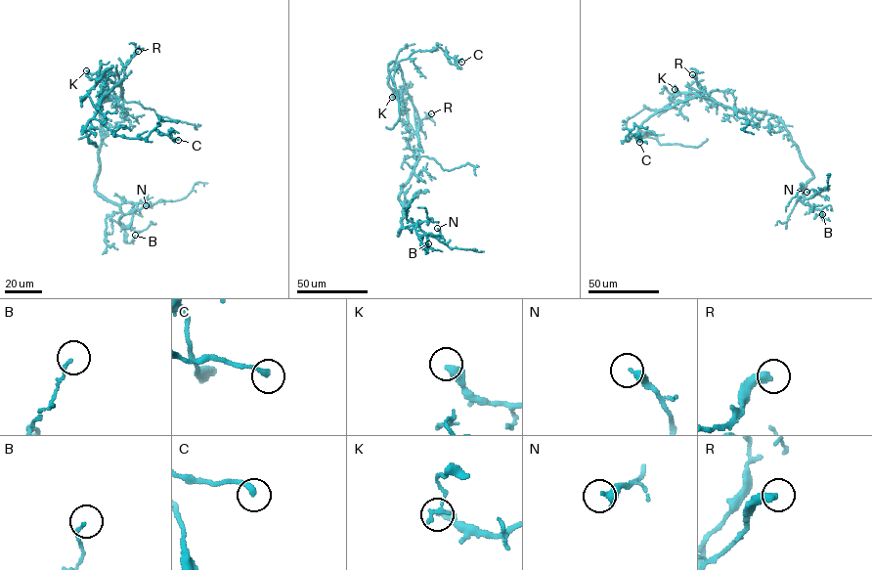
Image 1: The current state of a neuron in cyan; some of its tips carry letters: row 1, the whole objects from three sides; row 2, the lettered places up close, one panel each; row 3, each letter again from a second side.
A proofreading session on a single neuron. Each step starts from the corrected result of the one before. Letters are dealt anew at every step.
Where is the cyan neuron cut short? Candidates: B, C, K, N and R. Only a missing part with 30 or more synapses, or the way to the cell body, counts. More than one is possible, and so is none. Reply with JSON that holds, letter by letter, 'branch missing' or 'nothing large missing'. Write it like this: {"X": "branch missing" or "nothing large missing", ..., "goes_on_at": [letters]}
{"B": "nothing large missing", "C": "nothing large missing", "K": "nothing large missing", "N": "nothing large missing", "R": "nothing large missing", "goes_on_at": []}

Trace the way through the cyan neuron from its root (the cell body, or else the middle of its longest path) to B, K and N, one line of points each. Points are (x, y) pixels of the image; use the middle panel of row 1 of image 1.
B: (413, 170), (399, 197), (403, 218), (398, 235), (401, 228), (416, 224), (415, 231), (420, 245), (428, 243)
K: (413, 170), (417, 157), (418, 138), (408, 122), (405, 103), (401, 97), (392, 97)
N: (413, 170), (399, 197), (403, 218), (398, 235), (401, 228), (416, 224), (437, 238), (437, 228)

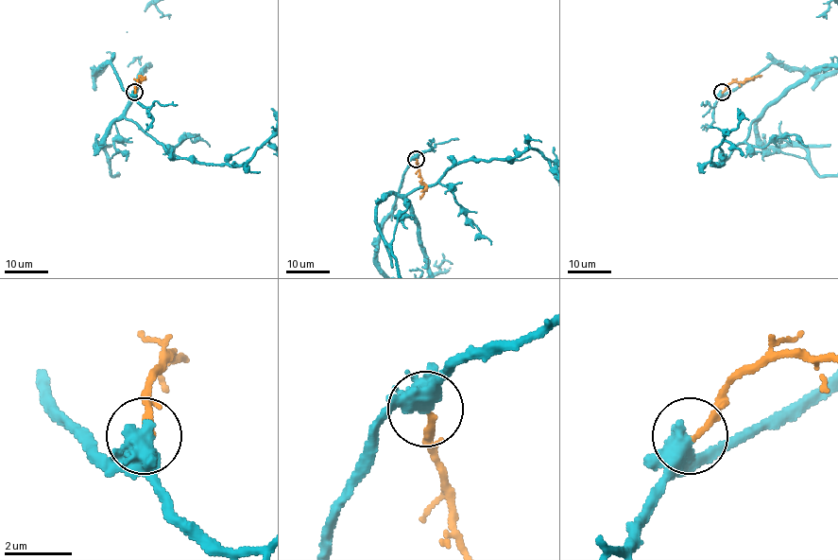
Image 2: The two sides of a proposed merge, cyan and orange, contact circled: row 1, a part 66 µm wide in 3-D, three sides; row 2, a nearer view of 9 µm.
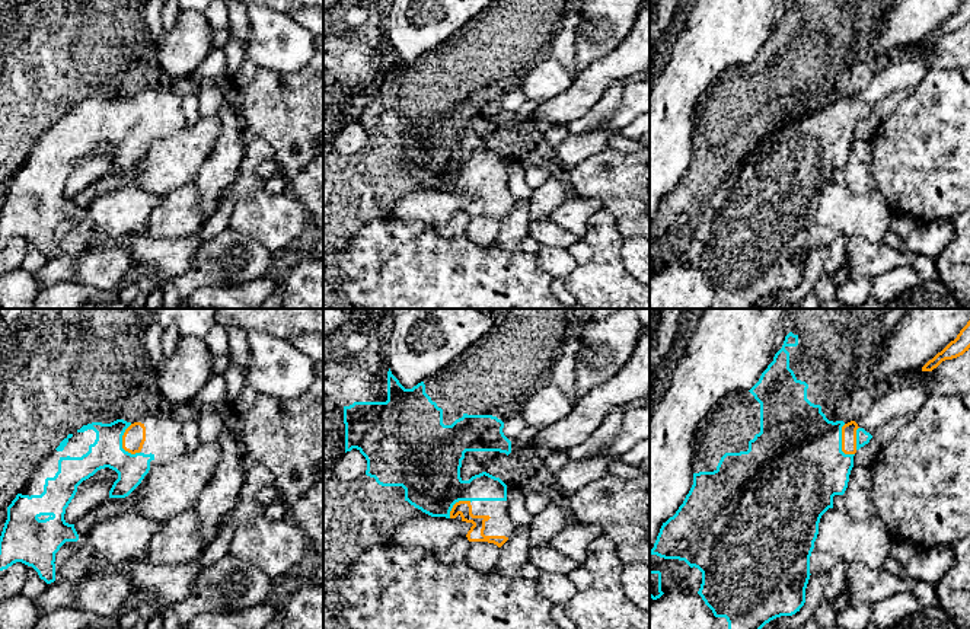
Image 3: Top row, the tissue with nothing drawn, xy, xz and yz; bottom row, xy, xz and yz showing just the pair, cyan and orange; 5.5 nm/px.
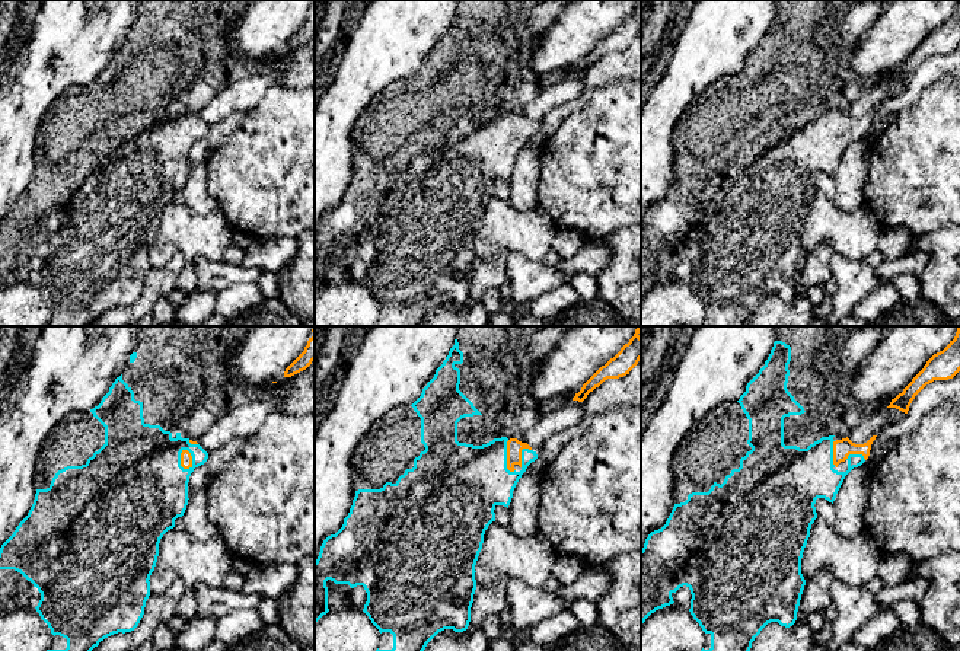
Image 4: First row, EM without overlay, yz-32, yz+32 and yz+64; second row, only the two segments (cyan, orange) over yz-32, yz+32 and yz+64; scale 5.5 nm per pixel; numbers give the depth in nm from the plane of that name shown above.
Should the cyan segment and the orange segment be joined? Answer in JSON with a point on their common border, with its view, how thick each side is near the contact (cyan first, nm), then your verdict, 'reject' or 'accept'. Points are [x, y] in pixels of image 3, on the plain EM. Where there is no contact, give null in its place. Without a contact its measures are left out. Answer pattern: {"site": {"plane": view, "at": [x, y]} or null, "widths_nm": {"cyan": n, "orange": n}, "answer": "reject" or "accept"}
{"site": {"plane": "xy", "at": [121, 115]}, "widths_nm": {"cyan": 180, "orange": 120}, "answer": "accept"}

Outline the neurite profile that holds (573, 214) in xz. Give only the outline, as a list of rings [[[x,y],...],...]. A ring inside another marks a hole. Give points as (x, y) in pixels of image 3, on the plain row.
[[[567,198],[549,217],[549,220],[580,239],[585,234],[588,218],[599,213],[603,204],[599,198]]]

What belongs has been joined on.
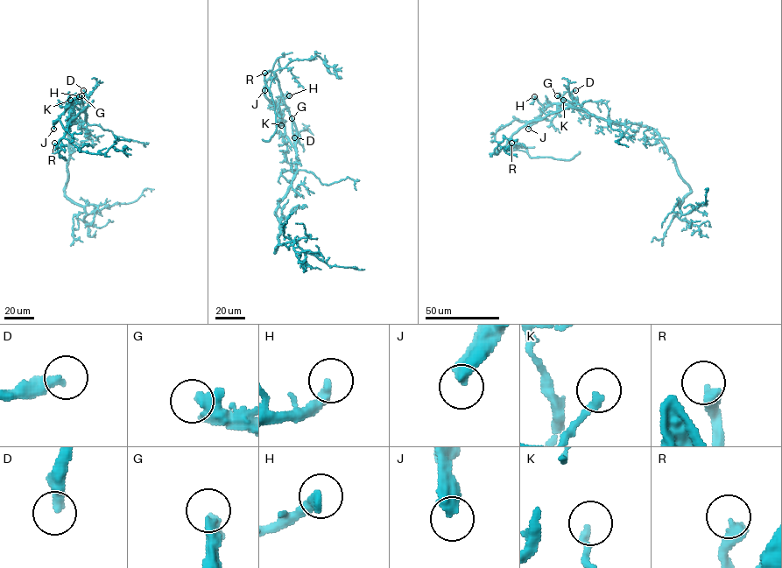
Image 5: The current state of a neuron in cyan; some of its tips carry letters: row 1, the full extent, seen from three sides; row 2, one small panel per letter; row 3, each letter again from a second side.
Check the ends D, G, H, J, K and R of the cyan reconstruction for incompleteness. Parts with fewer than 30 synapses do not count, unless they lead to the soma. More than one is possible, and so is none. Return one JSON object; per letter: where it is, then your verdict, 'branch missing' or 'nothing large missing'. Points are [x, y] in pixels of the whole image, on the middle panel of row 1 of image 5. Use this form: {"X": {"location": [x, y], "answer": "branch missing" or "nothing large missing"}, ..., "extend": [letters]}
{"D": {"location": [294, 137], "answer": "nothing large missing"}, "G": {"location": [292, 118], "answer": "branch missing"}, "H": {"location": [289, 95], "answer": "branch missing"}, "J": {"location": [264, 90], "answer": "branch missing"}, "K": {"location": [281, 125], "answer": "nothing large missing"}, "R": {"location": [264, 73], "answer": "nothing large missing"}, "extend": ["G", "H", "J"]}

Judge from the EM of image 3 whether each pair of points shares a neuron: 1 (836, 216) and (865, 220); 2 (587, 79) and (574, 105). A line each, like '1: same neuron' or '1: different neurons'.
1: same neuron
2: same neuron

